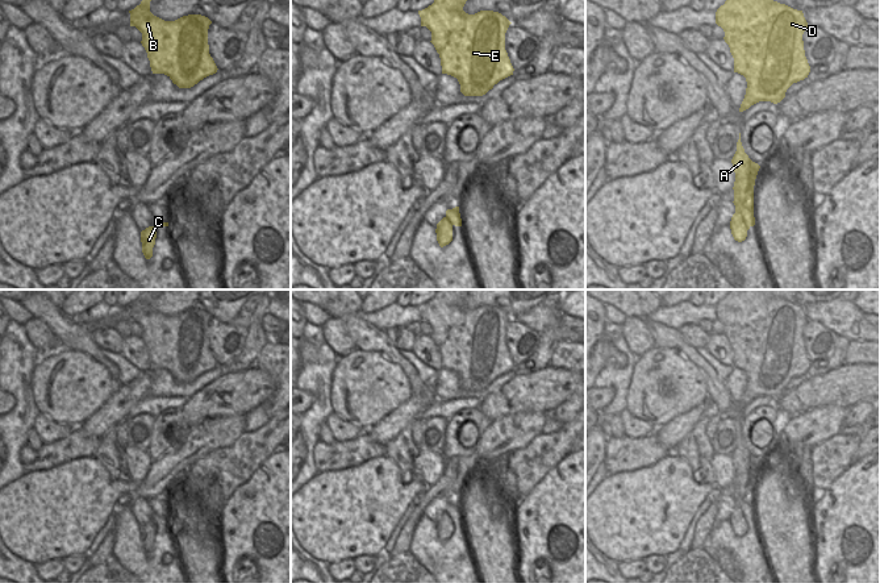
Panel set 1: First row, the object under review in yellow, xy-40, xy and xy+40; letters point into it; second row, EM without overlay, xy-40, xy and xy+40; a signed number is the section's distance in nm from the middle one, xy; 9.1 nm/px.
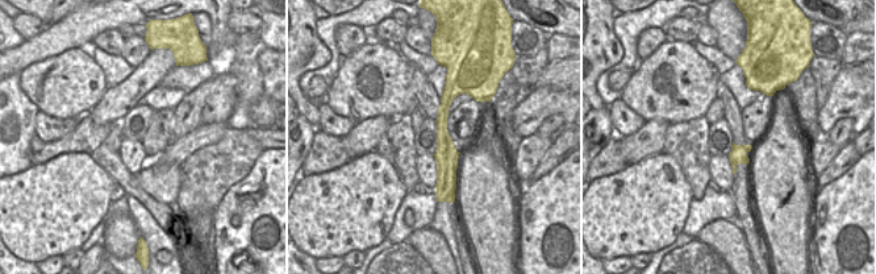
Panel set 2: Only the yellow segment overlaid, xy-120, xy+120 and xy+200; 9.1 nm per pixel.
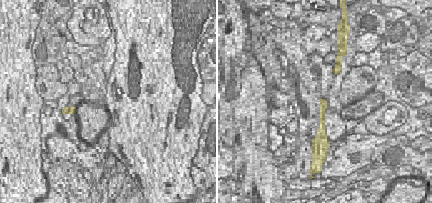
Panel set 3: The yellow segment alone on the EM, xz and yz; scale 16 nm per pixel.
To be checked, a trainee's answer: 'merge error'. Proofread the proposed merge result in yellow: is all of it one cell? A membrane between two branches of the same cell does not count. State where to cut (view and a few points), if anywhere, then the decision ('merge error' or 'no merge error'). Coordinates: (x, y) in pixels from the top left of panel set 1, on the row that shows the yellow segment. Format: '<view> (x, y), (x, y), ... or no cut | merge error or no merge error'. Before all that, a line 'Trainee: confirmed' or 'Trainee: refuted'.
Trainee: refuted
no cut | no merge error

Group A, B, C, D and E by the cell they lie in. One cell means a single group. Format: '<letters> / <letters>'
A B C D E

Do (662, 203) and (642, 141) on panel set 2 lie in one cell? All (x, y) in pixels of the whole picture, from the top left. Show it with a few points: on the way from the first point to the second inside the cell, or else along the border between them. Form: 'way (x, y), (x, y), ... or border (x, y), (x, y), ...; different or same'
border (662, 150), (628, 165); different

